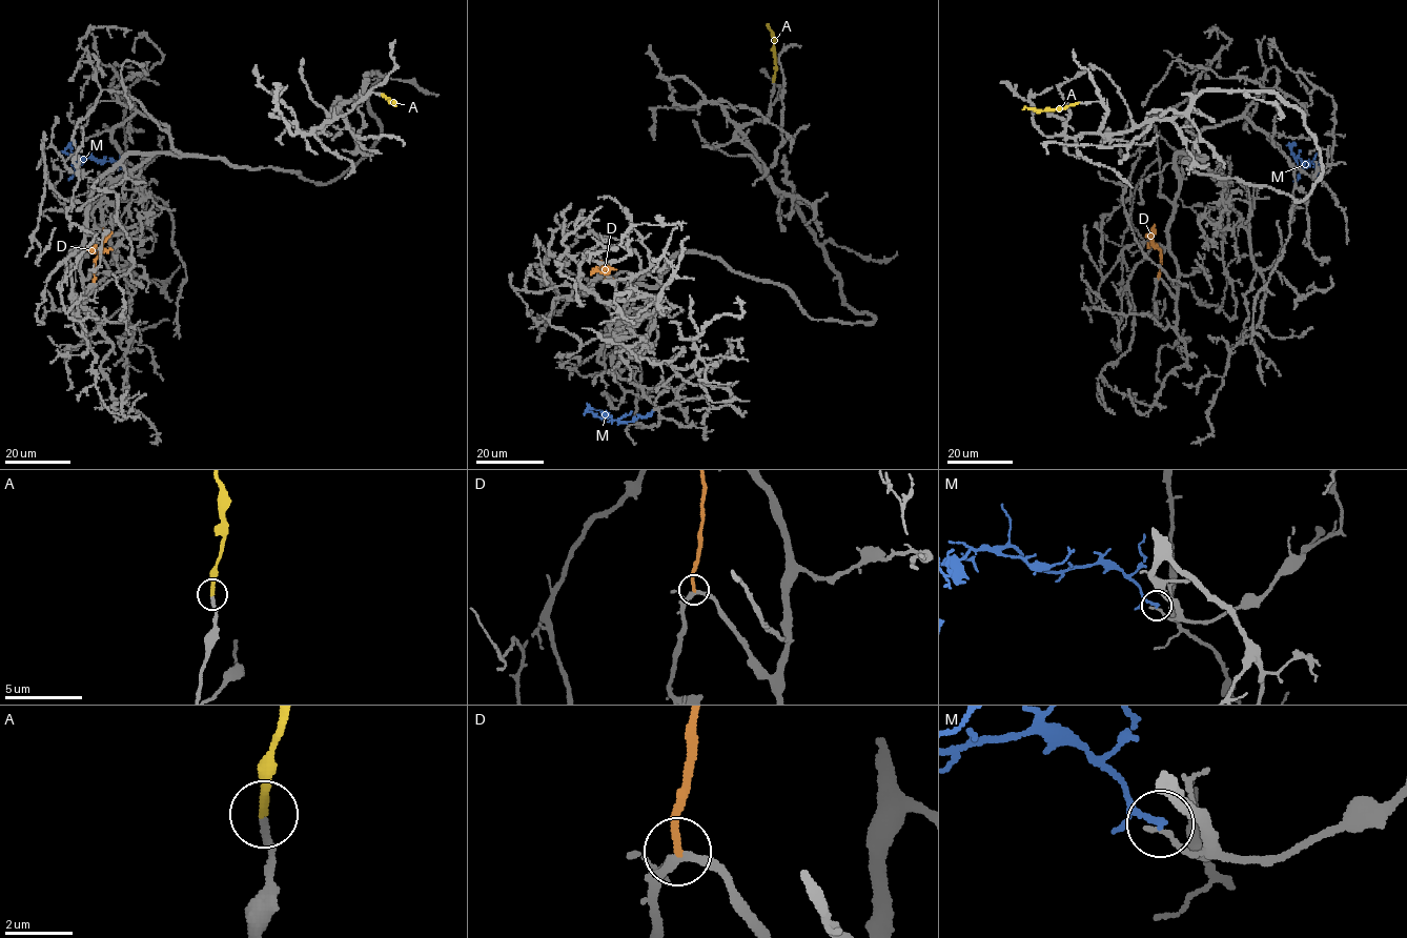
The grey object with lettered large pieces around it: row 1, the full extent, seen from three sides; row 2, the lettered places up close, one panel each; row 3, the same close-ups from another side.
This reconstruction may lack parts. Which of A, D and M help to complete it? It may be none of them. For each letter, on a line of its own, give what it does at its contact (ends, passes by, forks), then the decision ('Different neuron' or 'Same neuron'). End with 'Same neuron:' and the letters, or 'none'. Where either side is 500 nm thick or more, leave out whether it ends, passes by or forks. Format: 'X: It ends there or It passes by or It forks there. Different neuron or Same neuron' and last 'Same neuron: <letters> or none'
A: It ends there. Same neuron
D: It ends there. Different neuron
M: It ends there. Different neuron
Same neuron: A

